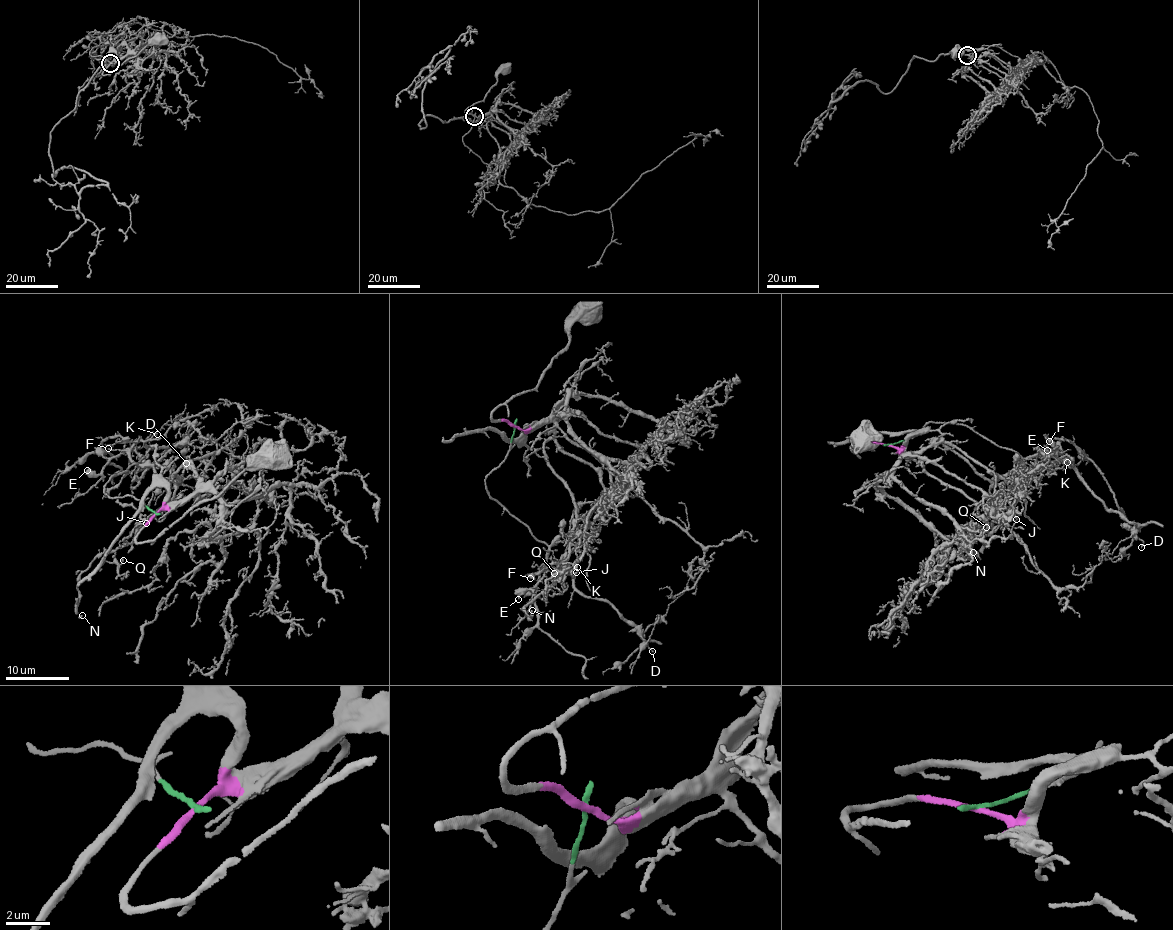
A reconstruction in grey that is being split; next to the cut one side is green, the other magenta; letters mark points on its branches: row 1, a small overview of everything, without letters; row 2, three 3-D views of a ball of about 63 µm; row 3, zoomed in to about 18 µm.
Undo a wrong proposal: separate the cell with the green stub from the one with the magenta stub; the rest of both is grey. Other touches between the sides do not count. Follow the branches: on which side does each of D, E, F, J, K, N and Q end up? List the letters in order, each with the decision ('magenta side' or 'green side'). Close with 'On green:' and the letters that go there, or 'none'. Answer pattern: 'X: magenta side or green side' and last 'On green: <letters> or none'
D: green side
E: green side
F: green side
J: magenta side
K: green side
N: magenta side
Q: magenta side
On green: D, E, F, K

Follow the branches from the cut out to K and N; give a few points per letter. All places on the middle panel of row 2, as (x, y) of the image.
K: (514, 426), (507, 457), (485, 479), (488, 496), (548, 547), (546, 564), (563, 566), (574, 576), (577, 567)
N: (514, 426), (523, 430), (555, 421), (543, 447), (577, 519), (567, 572), (524, 609), (530, 619), (532, 610)

